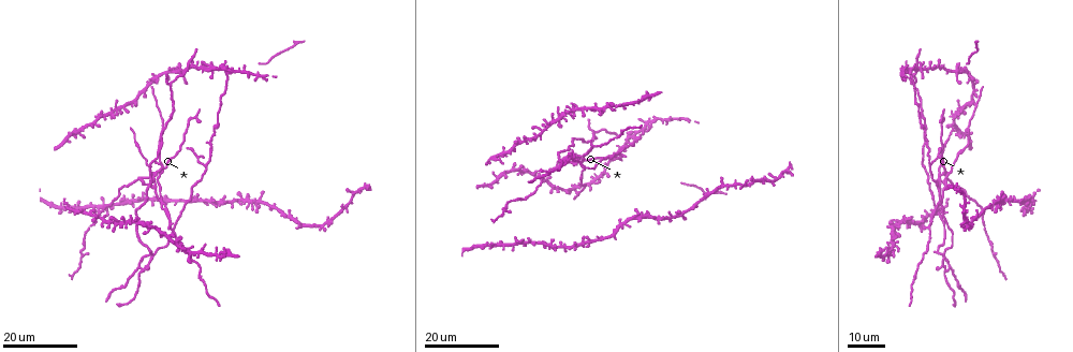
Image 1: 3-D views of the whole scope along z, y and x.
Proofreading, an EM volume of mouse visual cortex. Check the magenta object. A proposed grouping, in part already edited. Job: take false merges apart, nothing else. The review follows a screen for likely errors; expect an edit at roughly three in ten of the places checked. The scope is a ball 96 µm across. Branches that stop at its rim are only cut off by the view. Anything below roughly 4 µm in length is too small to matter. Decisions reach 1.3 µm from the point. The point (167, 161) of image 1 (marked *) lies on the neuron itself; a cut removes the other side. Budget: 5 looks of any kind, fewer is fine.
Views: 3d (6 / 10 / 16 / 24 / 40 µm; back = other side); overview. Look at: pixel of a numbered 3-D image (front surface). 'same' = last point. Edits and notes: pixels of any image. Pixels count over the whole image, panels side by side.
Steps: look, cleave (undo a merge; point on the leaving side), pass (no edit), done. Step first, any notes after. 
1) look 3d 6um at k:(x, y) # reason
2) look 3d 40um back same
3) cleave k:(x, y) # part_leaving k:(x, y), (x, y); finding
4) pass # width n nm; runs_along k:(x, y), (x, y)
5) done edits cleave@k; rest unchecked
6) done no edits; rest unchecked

look 3d 24um at 1:(930, 164) # three arms meet

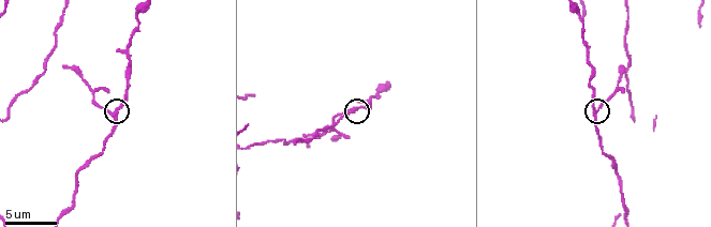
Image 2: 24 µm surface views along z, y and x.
look 3d 6um at 2:(113, 116)

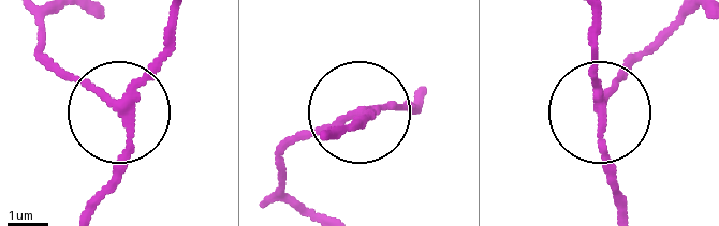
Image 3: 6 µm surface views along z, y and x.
pass # arms 3; one neuron here

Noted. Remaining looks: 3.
look 3d 24um at 1:(152, 177) # four-way junction

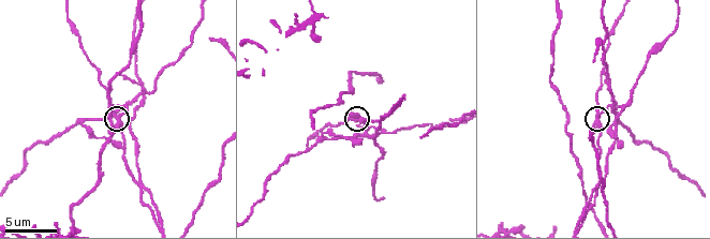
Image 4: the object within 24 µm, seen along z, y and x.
look 3d 10um at 4:(117, 122)

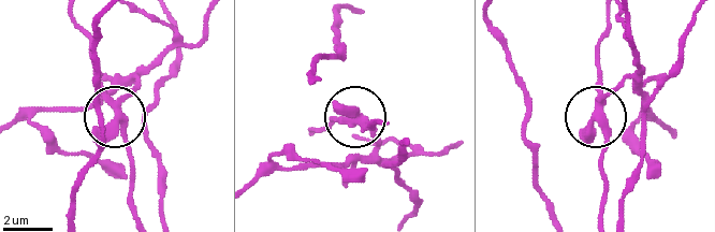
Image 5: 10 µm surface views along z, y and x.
look 3d 10um back at 5:(115, 113) # from behind

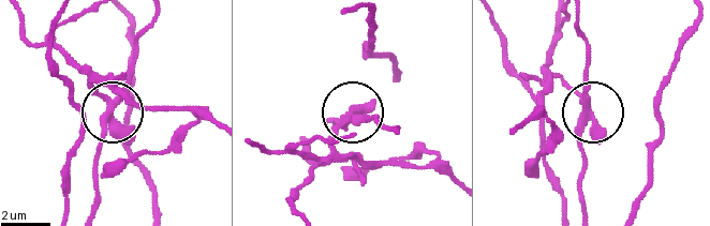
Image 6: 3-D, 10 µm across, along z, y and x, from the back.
cleave 6:(100, 147) # side_arm 17 um; part_leaving 6:(108, 114), (91, 209); two neurons meet here

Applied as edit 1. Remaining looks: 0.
done edits cleave@6; rest unchecked

